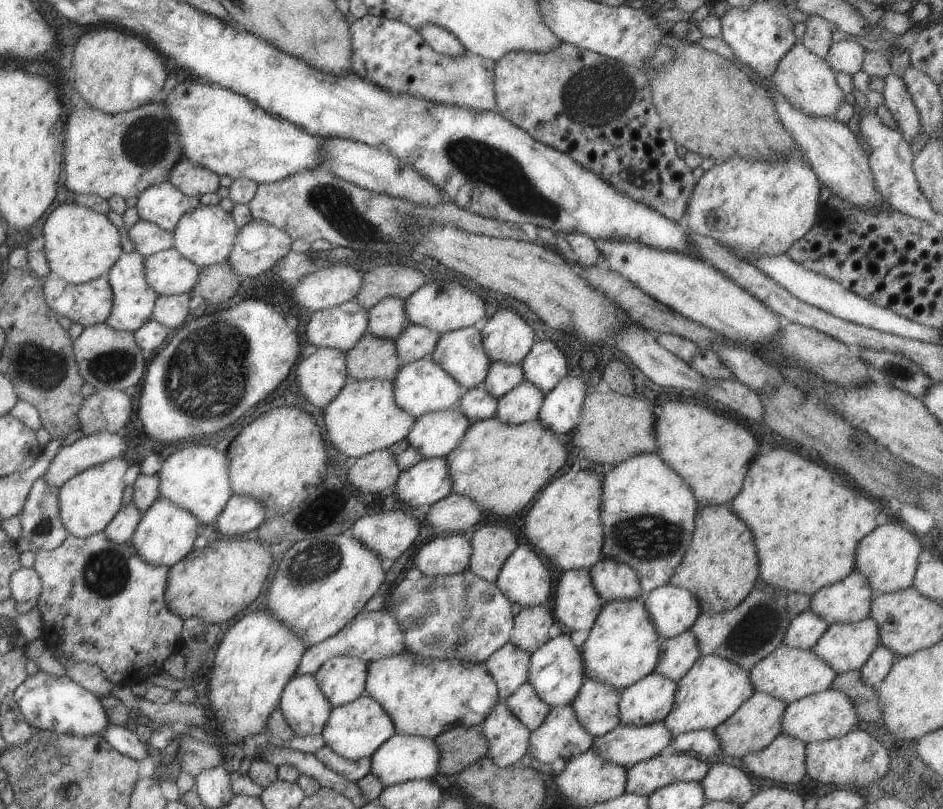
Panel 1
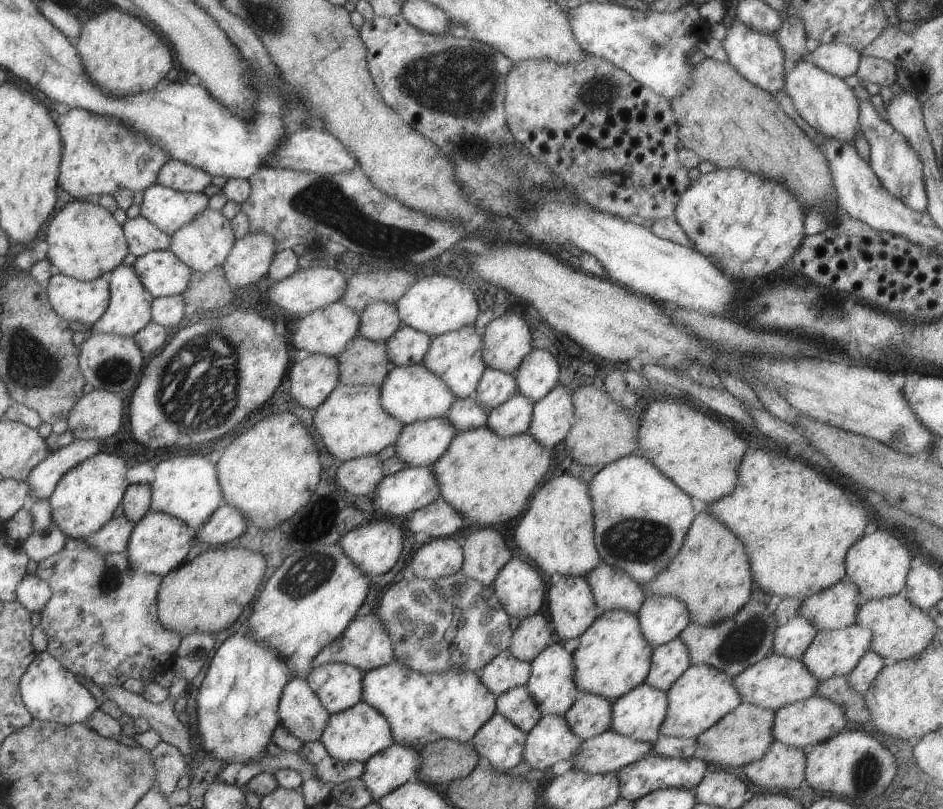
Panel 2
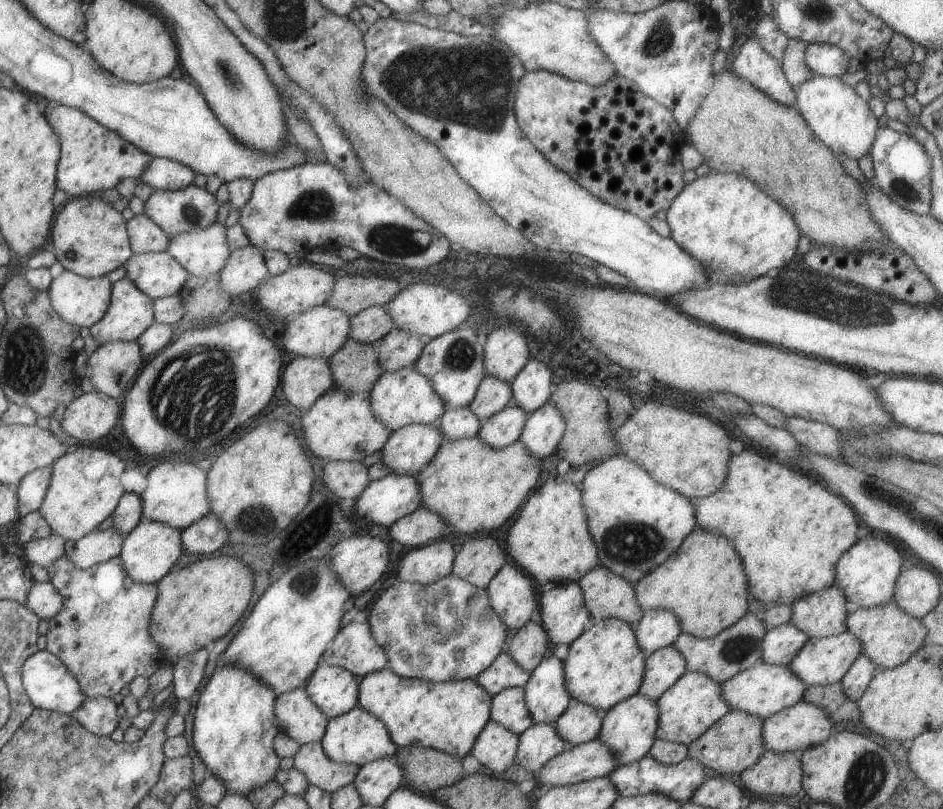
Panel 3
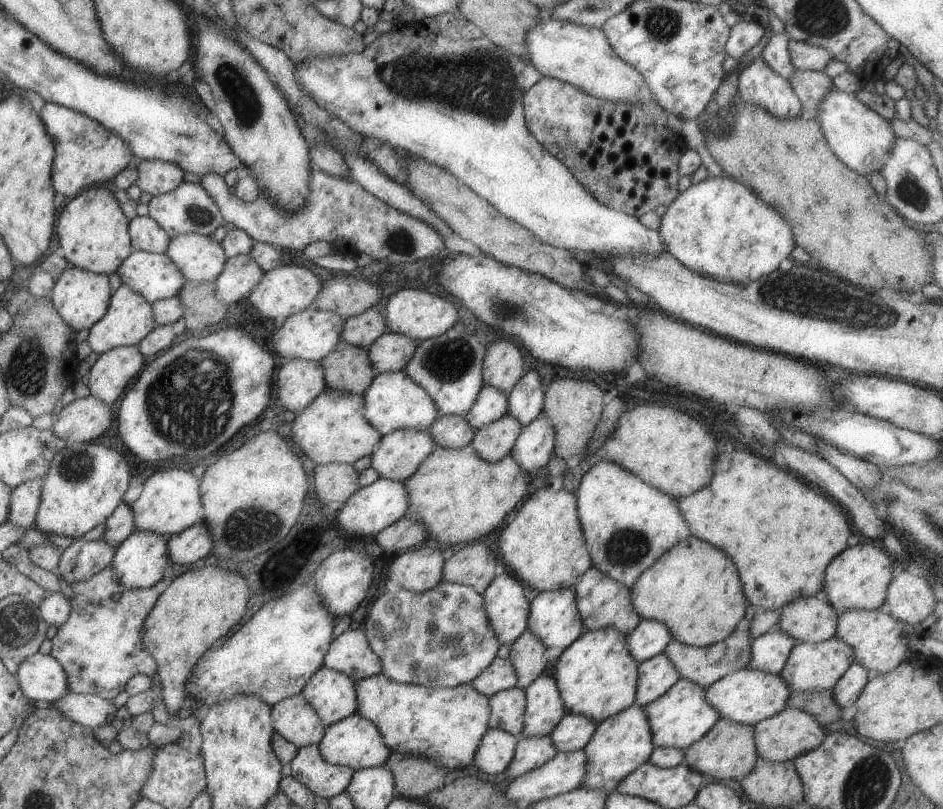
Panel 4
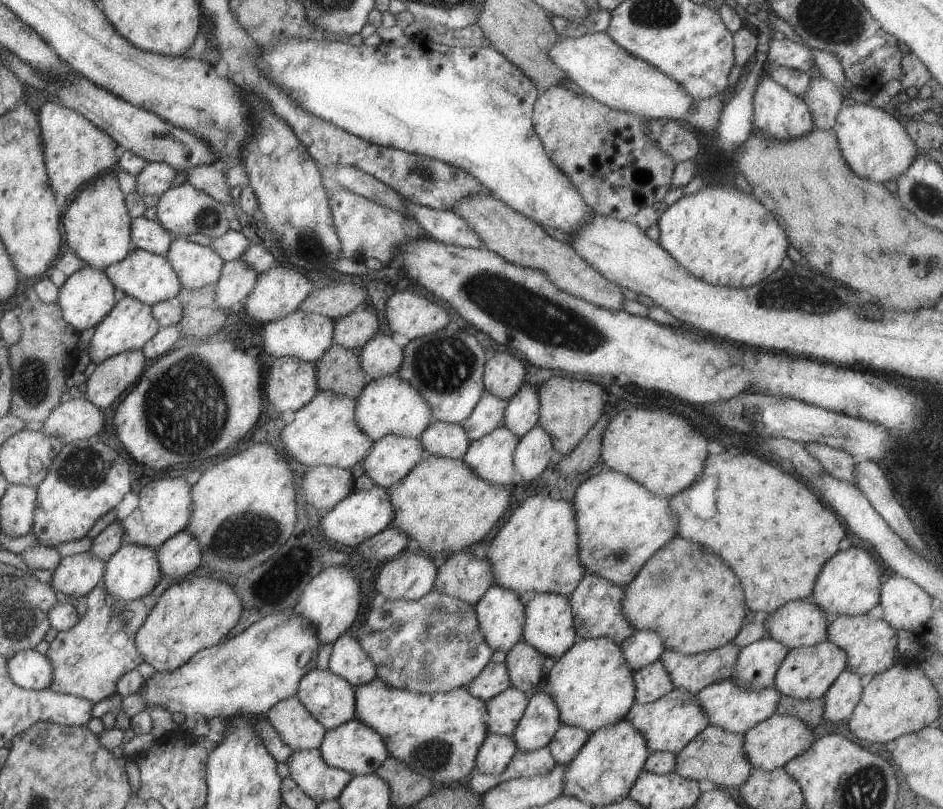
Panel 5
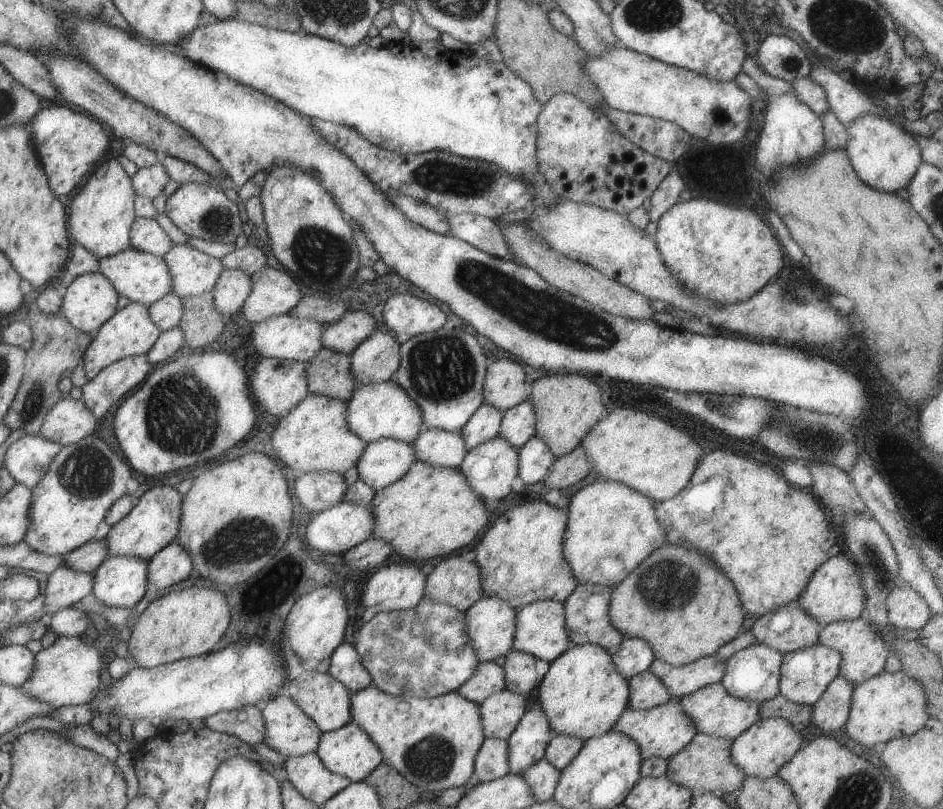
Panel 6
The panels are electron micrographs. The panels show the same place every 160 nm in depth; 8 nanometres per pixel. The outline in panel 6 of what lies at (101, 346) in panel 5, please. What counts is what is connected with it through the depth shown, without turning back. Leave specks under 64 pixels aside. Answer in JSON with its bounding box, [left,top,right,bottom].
[82,303,160,380]

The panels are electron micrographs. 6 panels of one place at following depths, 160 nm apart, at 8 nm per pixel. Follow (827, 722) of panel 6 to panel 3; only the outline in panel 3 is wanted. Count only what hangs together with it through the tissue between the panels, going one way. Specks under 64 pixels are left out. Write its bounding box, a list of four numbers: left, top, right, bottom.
[839,655,877,703]

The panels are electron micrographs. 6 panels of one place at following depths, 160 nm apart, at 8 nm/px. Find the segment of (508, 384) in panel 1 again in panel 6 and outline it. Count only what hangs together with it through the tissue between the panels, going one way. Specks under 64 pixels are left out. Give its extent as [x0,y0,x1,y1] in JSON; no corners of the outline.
[459,402,503,450]

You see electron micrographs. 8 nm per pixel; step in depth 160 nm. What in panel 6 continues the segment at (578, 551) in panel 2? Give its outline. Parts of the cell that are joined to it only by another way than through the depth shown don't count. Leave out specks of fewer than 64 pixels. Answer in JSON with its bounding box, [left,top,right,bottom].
[473,501,577,610]

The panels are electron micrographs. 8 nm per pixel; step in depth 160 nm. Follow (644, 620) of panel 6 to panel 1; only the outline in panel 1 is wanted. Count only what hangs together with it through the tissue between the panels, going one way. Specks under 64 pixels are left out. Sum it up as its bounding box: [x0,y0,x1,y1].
[667,505,759,612]

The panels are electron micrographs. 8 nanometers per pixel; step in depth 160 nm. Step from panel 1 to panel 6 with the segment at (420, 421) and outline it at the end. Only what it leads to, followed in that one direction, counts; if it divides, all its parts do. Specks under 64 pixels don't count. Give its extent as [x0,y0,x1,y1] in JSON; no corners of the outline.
[354,438,415,491]

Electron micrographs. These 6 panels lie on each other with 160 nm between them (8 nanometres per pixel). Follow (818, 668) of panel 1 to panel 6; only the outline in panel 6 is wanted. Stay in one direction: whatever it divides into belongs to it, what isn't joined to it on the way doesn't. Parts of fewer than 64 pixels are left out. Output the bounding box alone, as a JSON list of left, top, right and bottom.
[678,682,759,740]

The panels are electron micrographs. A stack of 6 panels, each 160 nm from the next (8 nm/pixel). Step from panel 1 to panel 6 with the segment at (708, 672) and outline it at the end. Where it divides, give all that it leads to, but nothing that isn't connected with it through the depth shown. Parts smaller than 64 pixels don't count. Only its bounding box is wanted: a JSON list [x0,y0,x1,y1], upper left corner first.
[612,697,696,760]

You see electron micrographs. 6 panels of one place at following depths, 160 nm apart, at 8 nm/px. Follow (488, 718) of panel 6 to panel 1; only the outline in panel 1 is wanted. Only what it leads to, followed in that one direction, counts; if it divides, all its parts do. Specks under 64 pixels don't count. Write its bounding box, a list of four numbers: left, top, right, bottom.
[504,682,550,732]

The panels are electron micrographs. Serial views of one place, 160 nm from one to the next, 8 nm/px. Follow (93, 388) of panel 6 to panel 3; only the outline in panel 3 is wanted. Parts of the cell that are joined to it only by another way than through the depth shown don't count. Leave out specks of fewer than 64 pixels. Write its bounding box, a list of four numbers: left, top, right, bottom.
[85,341,143,398]

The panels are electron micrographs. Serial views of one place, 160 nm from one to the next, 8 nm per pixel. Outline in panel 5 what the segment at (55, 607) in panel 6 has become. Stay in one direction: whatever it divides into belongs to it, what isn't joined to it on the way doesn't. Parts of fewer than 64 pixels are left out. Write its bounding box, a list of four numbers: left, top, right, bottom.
[49,553,104,598]

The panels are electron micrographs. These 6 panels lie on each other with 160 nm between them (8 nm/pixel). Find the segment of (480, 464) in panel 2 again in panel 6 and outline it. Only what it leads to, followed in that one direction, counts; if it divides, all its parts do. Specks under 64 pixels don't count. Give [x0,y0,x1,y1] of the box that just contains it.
[368,460,489,560]

